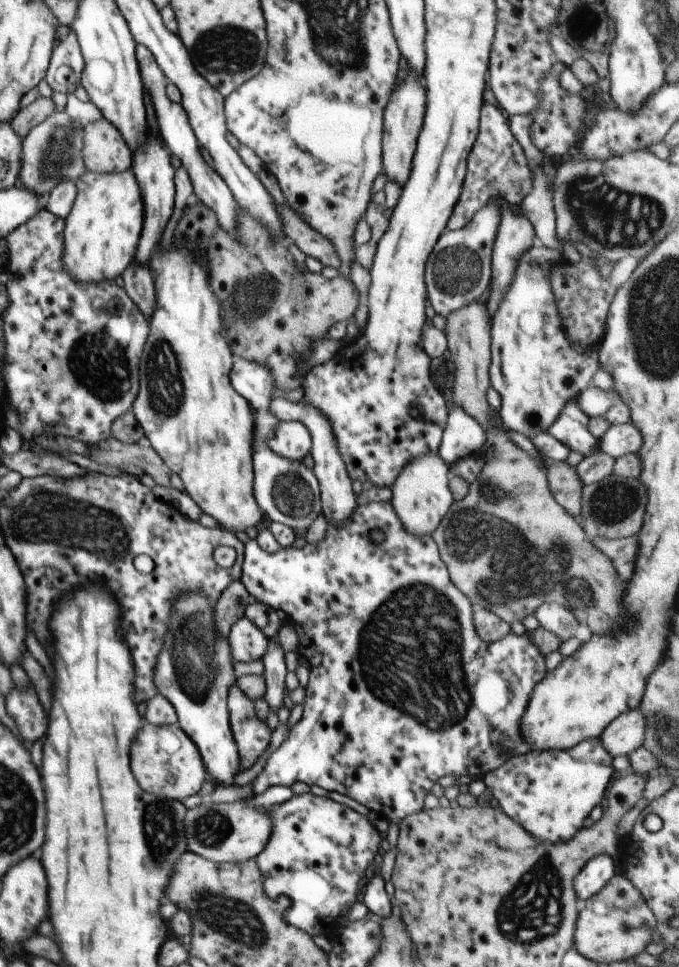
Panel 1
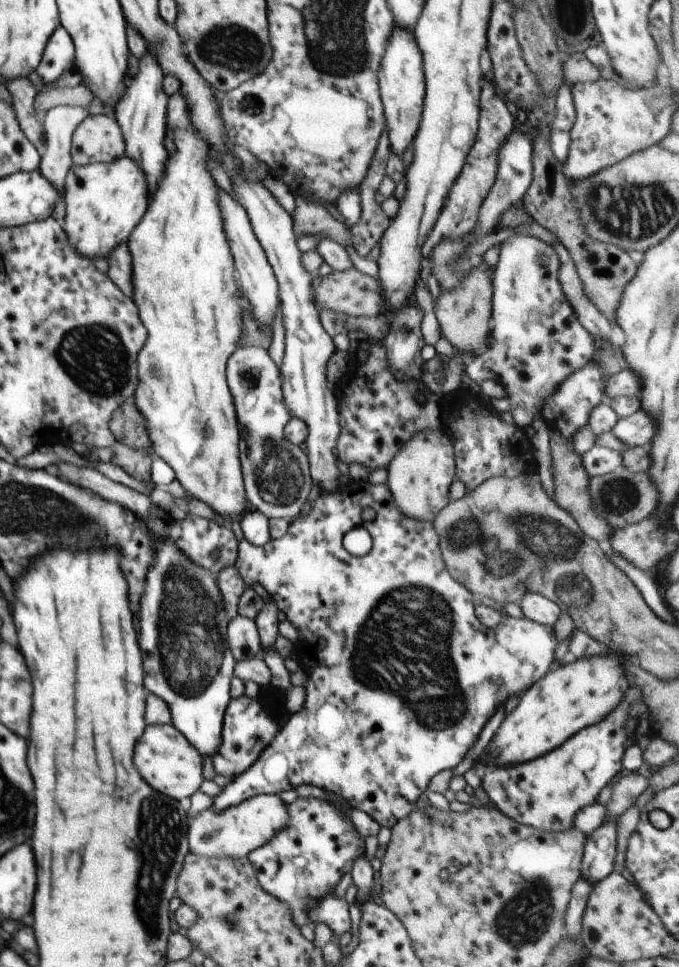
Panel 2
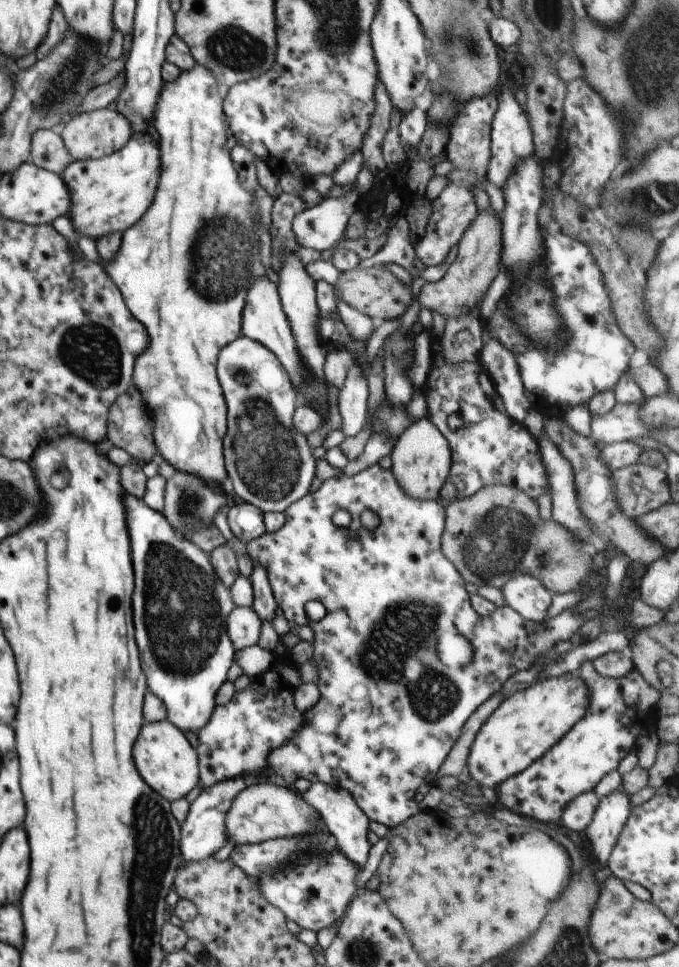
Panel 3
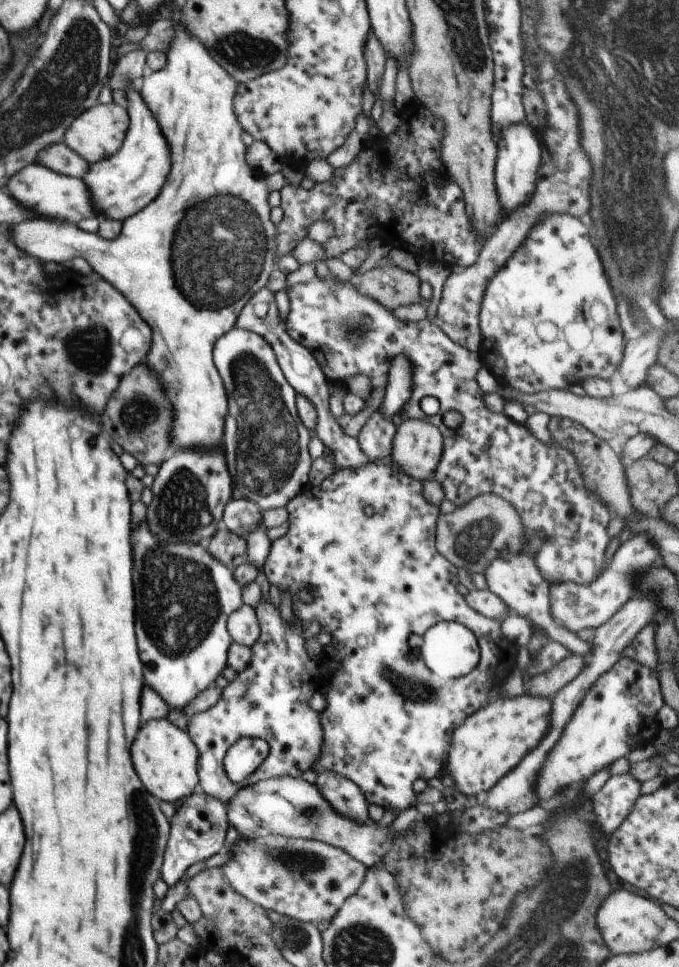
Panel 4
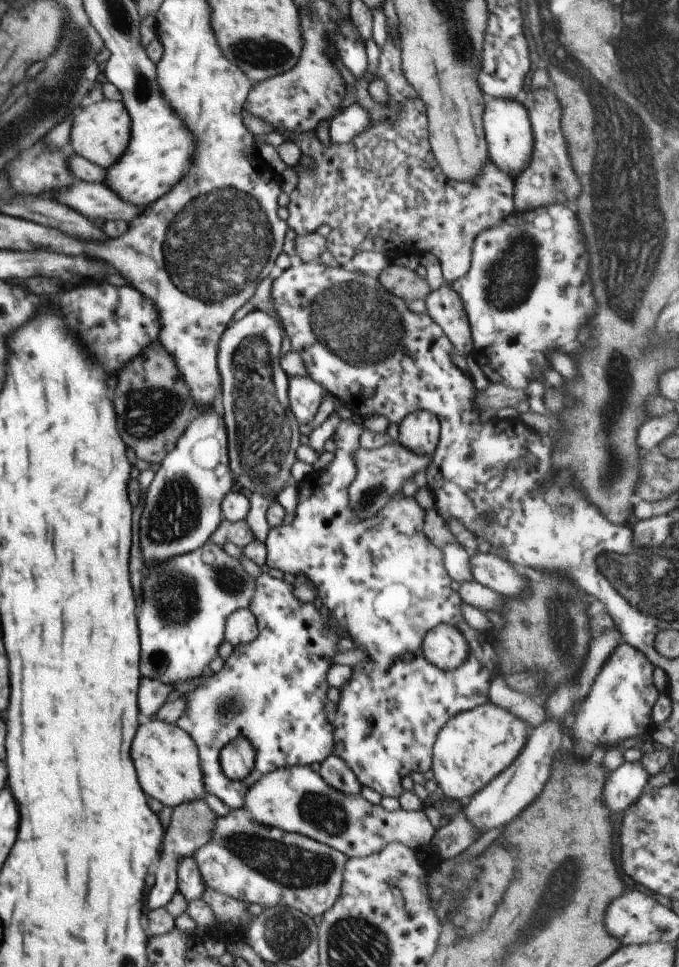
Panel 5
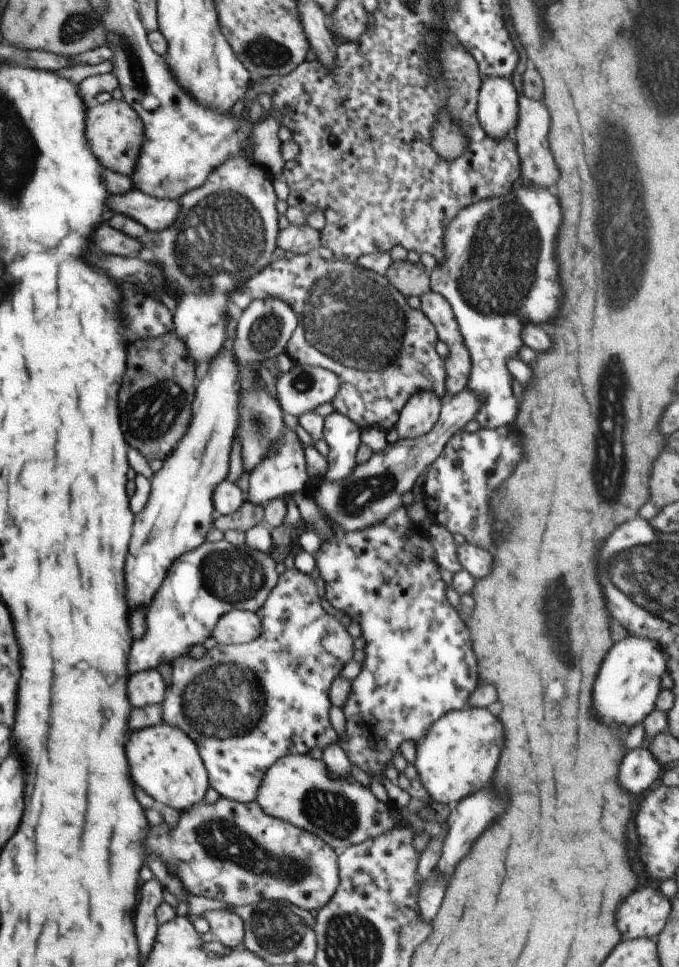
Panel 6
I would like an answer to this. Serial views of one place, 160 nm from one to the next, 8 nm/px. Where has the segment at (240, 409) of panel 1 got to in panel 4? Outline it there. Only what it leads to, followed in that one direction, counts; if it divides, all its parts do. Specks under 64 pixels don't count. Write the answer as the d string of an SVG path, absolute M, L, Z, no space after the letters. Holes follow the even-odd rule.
M183 4L168 5L164 15L168 14L175 22L176 34L171 42L170 48L167 50L166 66L156 72L146 72L142 82L140 82L140 94L147 107L153 112L162 128L162 134L166 136L166 142L170 146L170 156L172 156L172 170L170 176L166 178L166 186L162 188L162 192L136 214L124 221L120 234L114 240L106 240L98 233L82 232L80 228L72 226L72 224L64 224L64 222L46 222L46 220L26 220L26 222L18 223L11 226L11 237L14 242L23 250L24 253L31 254L39 258L42 263L46 261L54 261L63 263L80 256L93 268L94 272L98 273L104 280L107 280L118 292L124 294L128 302L136 308L136 312L144 318L144 322L152 328L152 344L147 352L147 358L144 360L150 370L154 370L158 374L158 380L162 382L162 390L168 394L170 404L173 408L173 421L169 432L169 439L172 446L182 449L197 449L198 451L210 451L222 446L222 436L225 425L225 418L228 414L227 392L224 388L223 380L220 378L216 365L213 361L213 348L217 340L230 332L236 324L240 311L246 302L252 298L262 287L268 284L270 272L276 268L278 256L275 252L277 249L277 228L270 220L270 210L268 205L268 193L272 190L281 191L289 184L285 180L285 176L278 171L272 174L262 174L258 170L253 170L245 159L247 147L242 142L242 133L244 132L241 124L238 122L233 109L233 98L238 83L212 58L211 54L206 52L206 48L202 46L198 39L190 36L186 29L181 24L179 18L184 15L182 10ZM176 228L178 228L178 270L176 270Z

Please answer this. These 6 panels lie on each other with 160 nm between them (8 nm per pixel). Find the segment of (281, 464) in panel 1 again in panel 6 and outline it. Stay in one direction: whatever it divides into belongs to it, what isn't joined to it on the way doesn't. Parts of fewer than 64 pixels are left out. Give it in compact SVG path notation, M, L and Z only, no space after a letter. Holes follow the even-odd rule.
M272 297L256 299L243 310L234 339L227 343L237 362L239 382L238 428L235 433L240 438L243 470L249 474L269 456L269 451L281 442L285 433L283 408L267 389L259 375L259 368L264 367L263 360L266 358L272 359L285 353L287 342L297 326L297 314L283 300Z

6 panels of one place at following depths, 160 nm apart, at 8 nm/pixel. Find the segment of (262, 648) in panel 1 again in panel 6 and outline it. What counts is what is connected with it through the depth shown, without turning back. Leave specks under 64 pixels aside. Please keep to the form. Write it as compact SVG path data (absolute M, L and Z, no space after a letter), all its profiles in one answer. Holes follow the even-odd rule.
M228 610L218 620L212 637L220 645L246 645L256 640L263 629L260 617L252 611Z

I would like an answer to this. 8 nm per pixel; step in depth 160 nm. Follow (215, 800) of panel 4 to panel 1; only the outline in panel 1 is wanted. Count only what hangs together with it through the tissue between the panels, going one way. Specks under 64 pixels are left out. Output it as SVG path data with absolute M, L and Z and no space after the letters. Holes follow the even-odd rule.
M390 502L358 505L348 523L334 525L327 522L326 537L320 543L306 544L304 548L293 549L290 546L286 549L281 548L275 554L269 554L259 548L256 539L249 541L245 544L241 581L256 602L267 604L276 612L285 612L288 622L295 628L299 638L297 652L307 658L310 671L308 686L305 688L302 718L289 730L286 740L270 756L264 770L252 781L255 796L276 785L291 787L294 782L305 782L311 787L317 784L328 791L345 794L370 811L377 812L388 822L398 824L403 818L425 808L426 794L431 792L432 786L442 776L470 776L474 781L483 779L486 773L508 761L512 757L514 744L523 741L520 726L522 715L526 712L535 686L547 675L545 656L533 643L532 632L527 630L523 636L510 632L502 640L484 642L477 635L473 625L472 601L452 582L448 567L441 560L436 542L428 535L418 537L409 534L402 527ZM375 529L385 533L386 539L382 544L376 544L370 539L371 531Z

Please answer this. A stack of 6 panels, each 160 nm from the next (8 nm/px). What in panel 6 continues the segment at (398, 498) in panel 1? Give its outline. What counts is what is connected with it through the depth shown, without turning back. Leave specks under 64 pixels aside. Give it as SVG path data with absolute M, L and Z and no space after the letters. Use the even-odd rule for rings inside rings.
M431 391L412 395L401 410L397 425L400 439L414 440L428 434L441 414L441 400Z

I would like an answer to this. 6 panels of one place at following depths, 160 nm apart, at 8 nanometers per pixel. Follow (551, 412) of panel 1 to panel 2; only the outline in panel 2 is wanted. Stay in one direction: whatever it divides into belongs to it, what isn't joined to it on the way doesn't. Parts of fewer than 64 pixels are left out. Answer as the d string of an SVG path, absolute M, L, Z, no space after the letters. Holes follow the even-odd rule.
M514 235L501 244L499 262L492 275L493 297L491 310L491 345L480 353L468 366L466 372L473 381L481 383L484 380L494 380L502 385L506 391L508 400L510 401L510 414L515 422L515 425L524 430L525 426L531 425L535 419L542 418L542 412L545 404L553 397L557 388L575 371L584 368L595 356L597 344L595 338L587 331L580 323L577 314L574 312L571 304L566 300L567 296L562 290L559 281L559 268L561 262L555 248L552 245L547 245L544 241L531 236Z

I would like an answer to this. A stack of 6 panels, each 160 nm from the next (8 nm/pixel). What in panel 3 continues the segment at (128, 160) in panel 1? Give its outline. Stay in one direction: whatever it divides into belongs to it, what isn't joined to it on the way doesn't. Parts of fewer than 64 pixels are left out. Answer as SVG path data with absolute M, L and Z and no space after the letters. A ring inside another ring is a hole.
M110 108L96 109L87 113L80 113L71 118L59 129L64 146L70 158L74 161L99 159L118 152L131 139L133 130L130 121L123 115Z

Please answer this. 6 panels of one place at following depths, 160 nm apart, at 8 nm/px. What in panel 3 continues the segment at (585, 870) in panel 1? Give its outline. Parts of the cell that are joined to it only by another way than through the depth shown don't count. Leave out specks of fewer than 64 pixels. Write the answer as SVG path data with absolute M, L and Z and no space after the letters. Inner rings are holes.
M620 789L601 798L592 822L585 828L586 836L592 845L592 852L603 866L605 873L609 856L631 813L629 798Z

